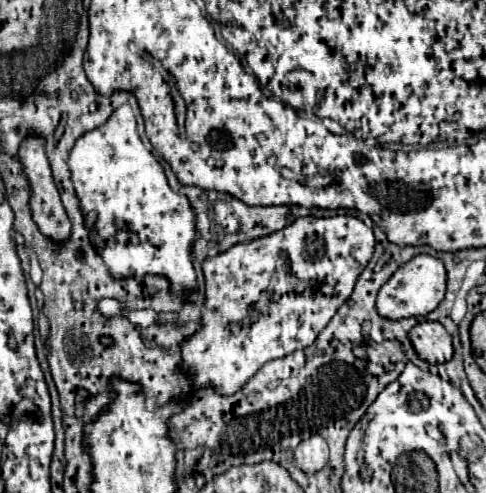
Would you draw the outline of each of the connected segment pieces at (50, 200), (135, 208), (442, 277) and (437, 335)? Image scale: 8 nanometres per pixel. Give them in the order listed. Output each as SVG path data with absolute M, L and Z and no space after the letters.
M27 137L27 139L21 143L19 159L21 159L21 163L25 165L25 173L27 173L29 181L31 181L31 189L33 189L31 211L33 211L35 223L39 225L39 229L43 231L43 235L51 237L53 241L65 241L65 239L69 237L69 233L71 233L71 221L69 221L69 217L65 215L65 209L63 209L63 205L61 205L57 187L55 187L53 177L51 177L51 167L49 167L47 155L45 155L45 141L39 139L39 137Z
M121 105L101 127L85 133L83 137L77 139L75 147L71 149L69 153L69 171L71 171L71 181L75 185L75 191L77 191L77 197L81 201L81 209L85 213L85 225L89 229L89 235L91 235L91 243L95 245L95 249L99 251L99 255L103 257L105 265L109 267L111 275L113 277L143 277L147 273L159 273L159 275L167 275L167 279L171 281L171 291L173 293L189 293L189 299L193 299L193 291L197 289L197 275L195 275L195 269L193 269L193 263L189 259L189 245L195 241L195 213L187 201L185 195L177 195L171 191L171 187L167 185L167 177L161 169L161 165L157 163L157 159L151 155L151 151L145 149L139 133L137 133L137 123L135 123L135 115L131 111L129 105Z
M417 255L411 261L407 261L405 265L401 265L391 279L379 289L377 293L377 313L383 319L405 319L405 317L419 317L419 315L427 315L431 313L441 299L445 297L445 281L447 281L447 273L445 267L439 259L431 257L431 255Z
M423 321L409 331L417 355L427 363L447 363L453 357L452 336L441 323Z

